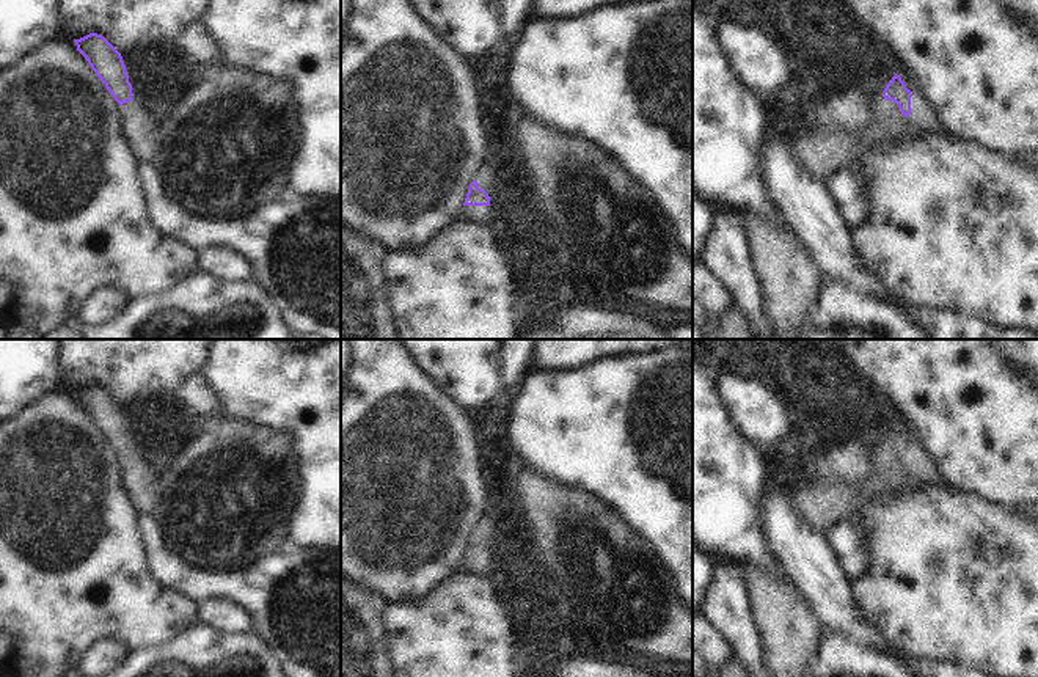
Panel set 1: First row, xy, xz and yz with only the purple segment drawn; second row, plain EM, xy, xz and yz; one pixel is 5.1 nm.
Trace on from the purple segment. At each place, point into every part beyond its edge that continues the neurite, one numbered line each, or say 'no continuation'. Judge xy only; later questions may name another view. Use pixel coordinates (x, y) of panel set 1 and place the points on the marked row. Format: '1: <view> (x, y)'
1: xy (143, 137)

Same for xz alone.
1: xz (481, 214)

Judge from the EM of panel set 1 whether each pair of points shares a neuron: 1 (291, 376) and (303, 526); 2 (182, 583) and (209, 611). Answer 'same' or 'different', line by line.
1: same
2: different

